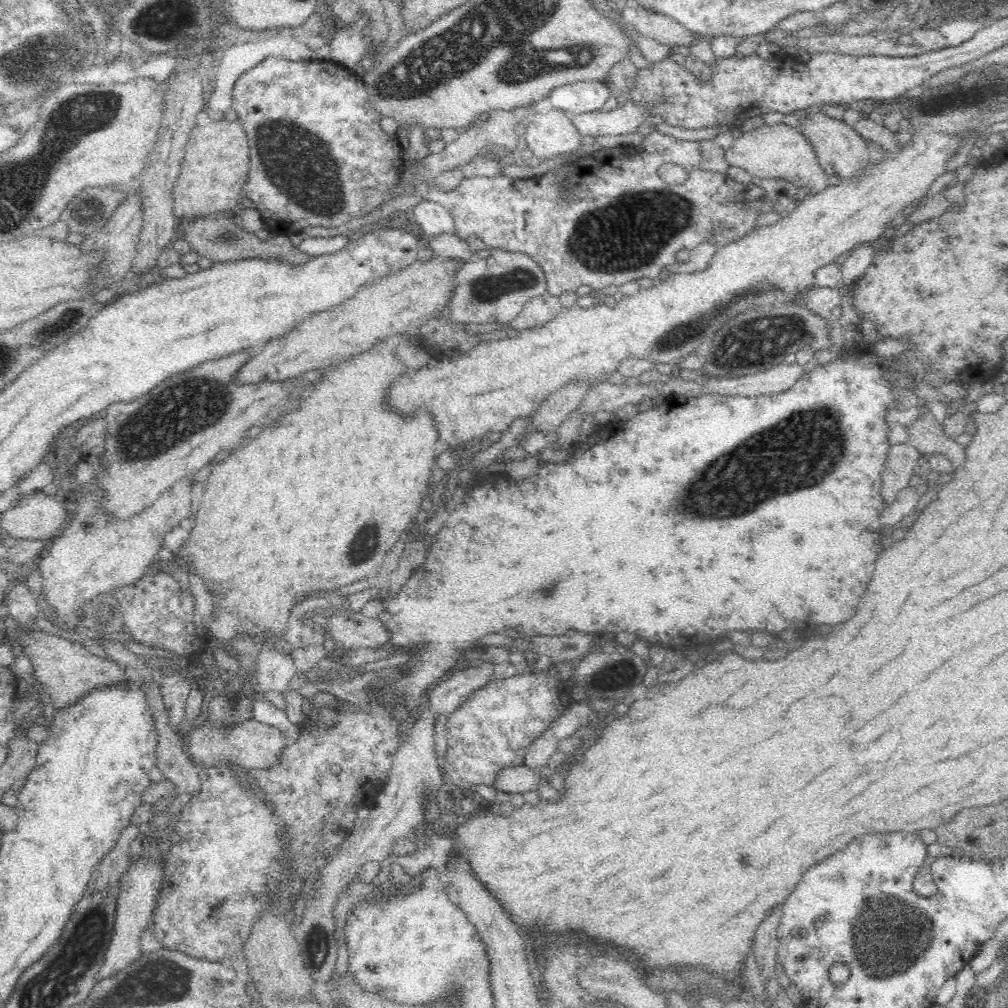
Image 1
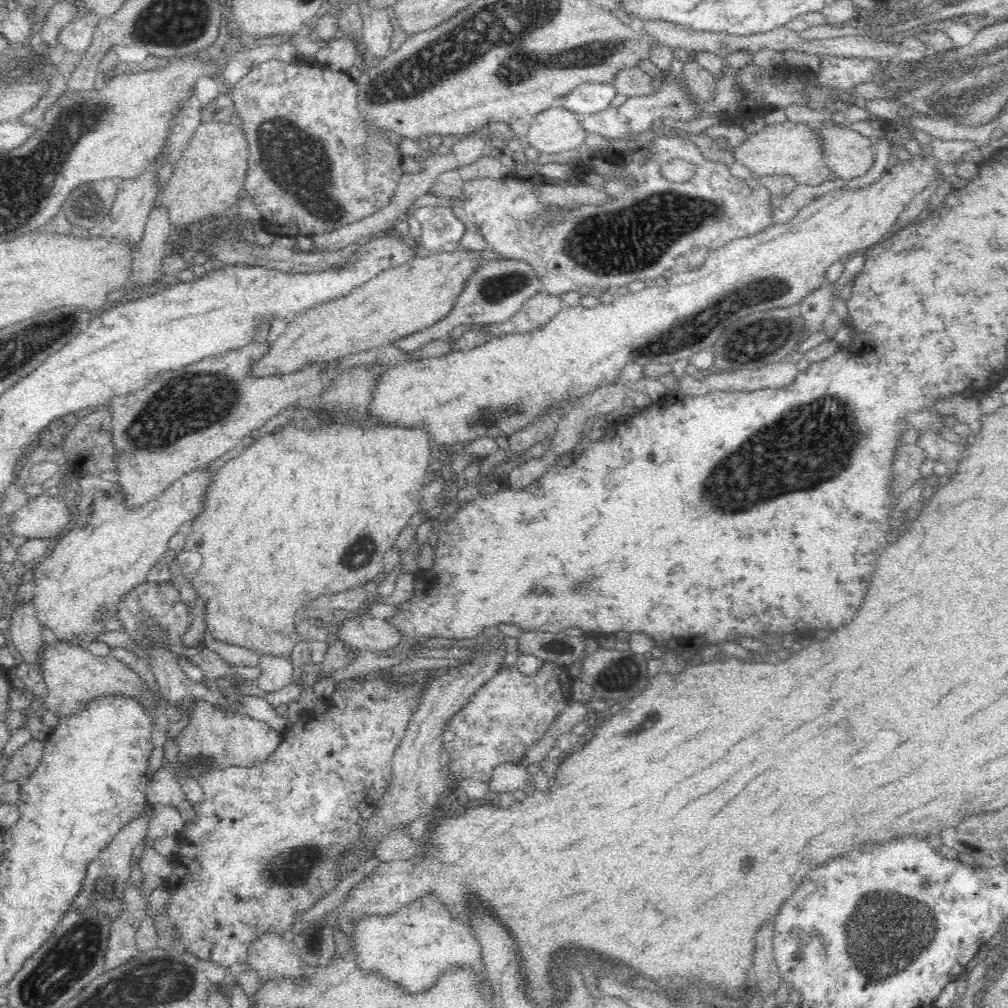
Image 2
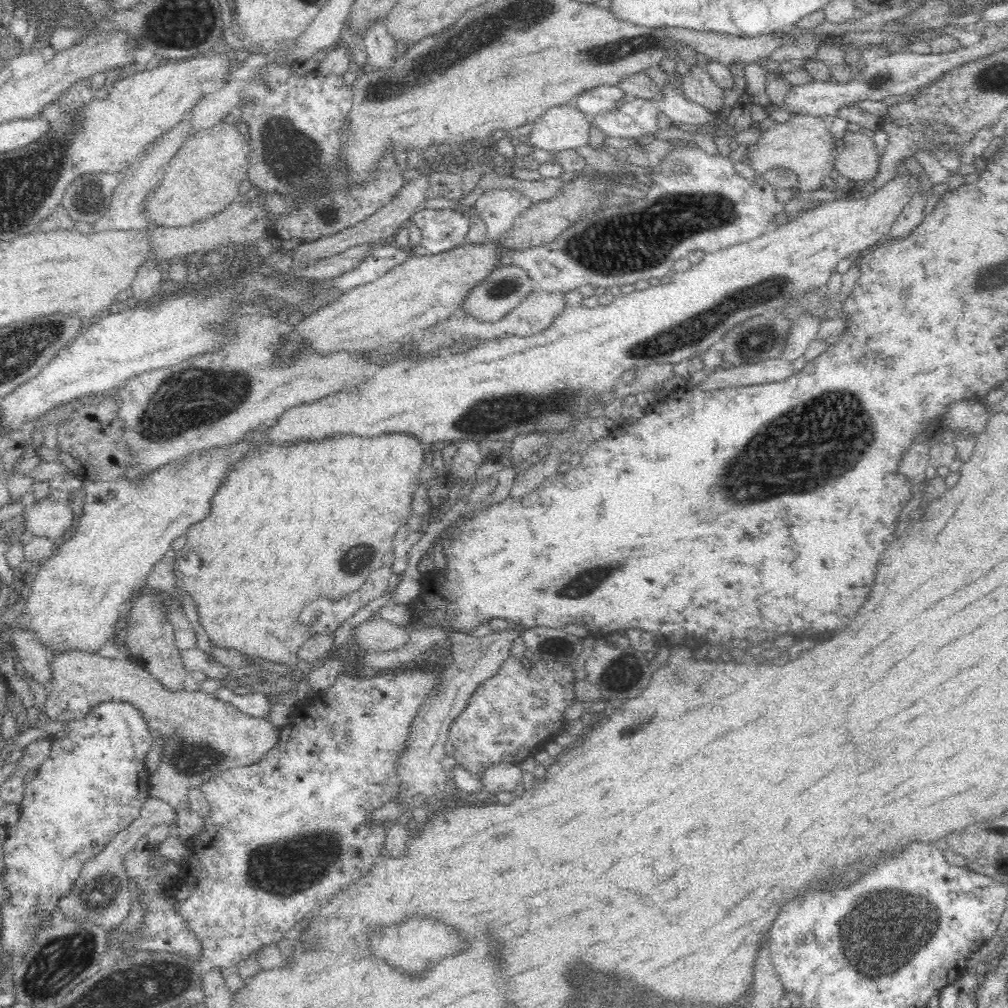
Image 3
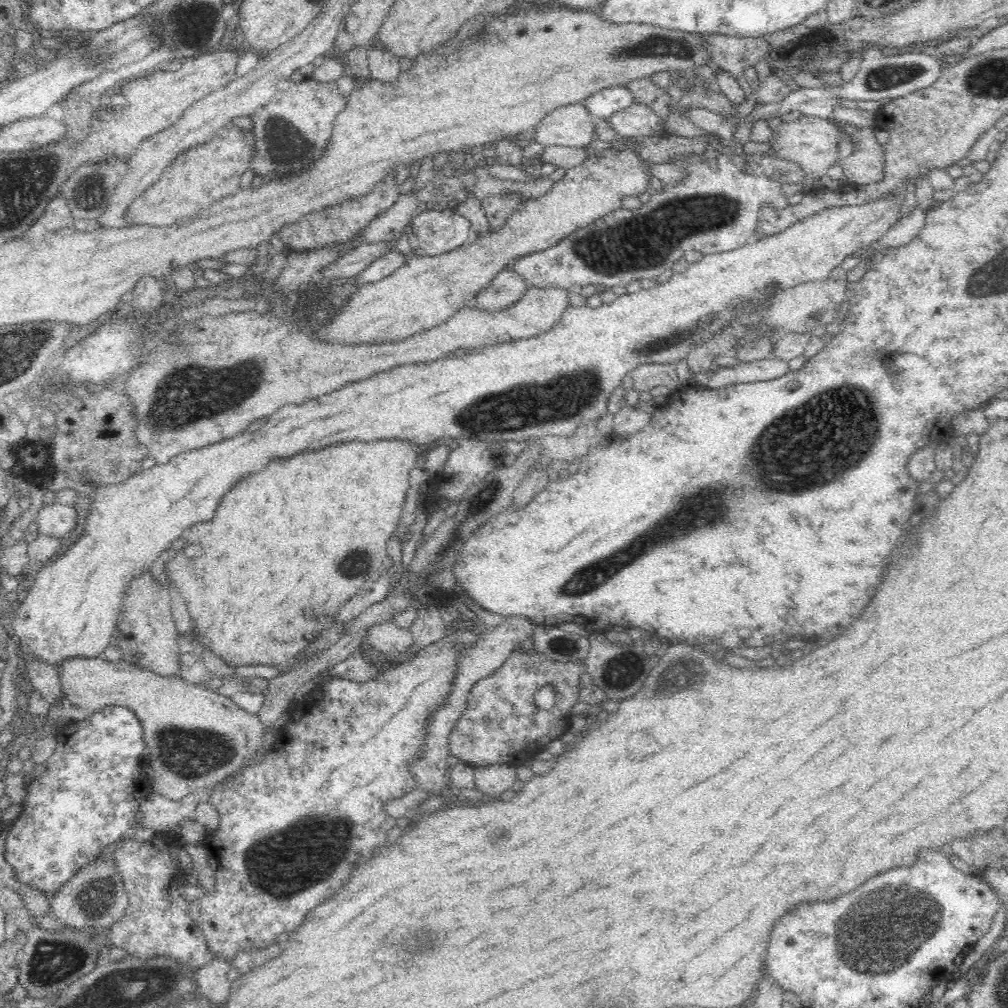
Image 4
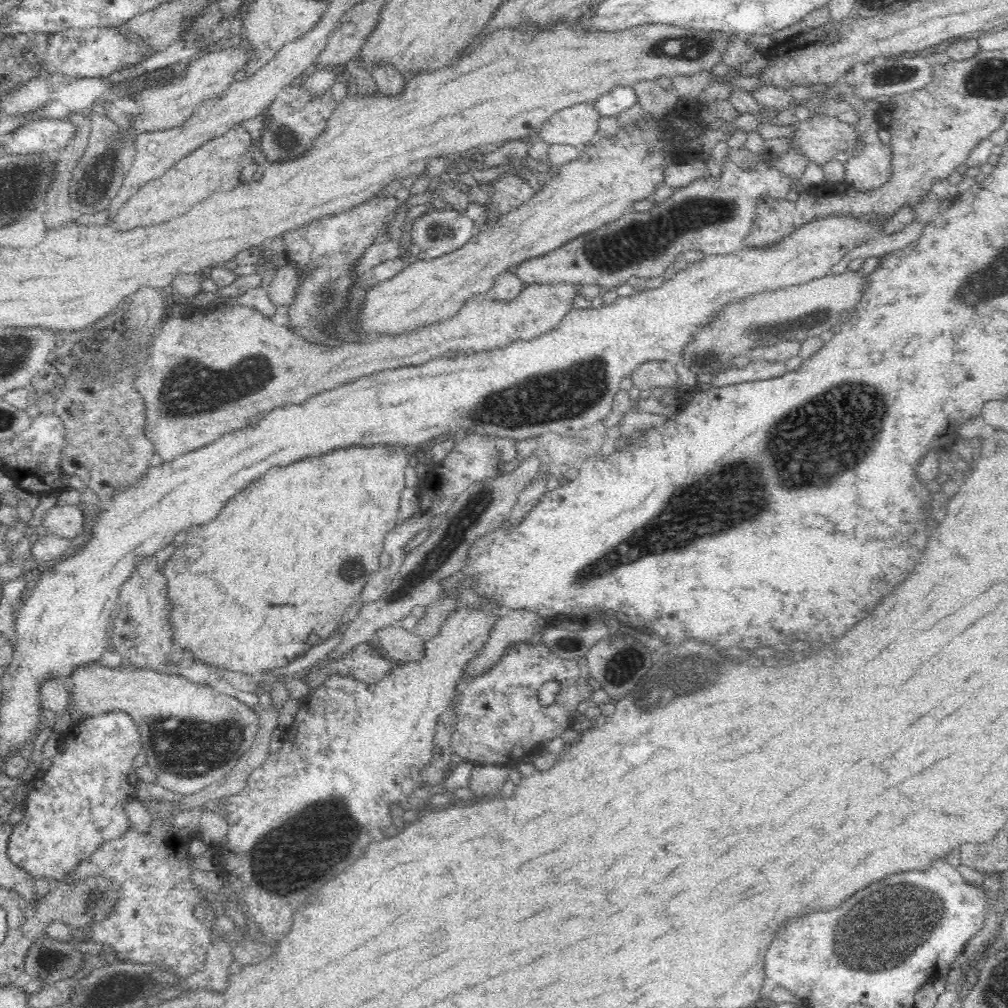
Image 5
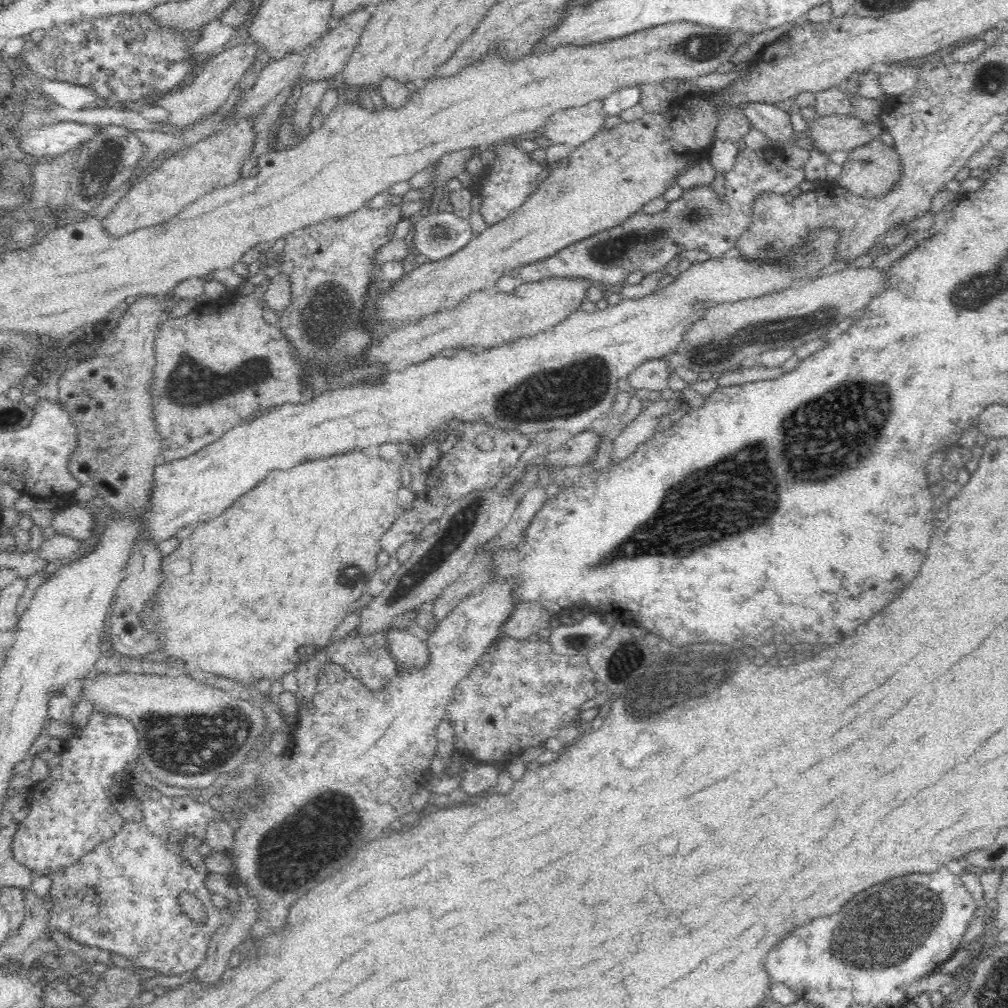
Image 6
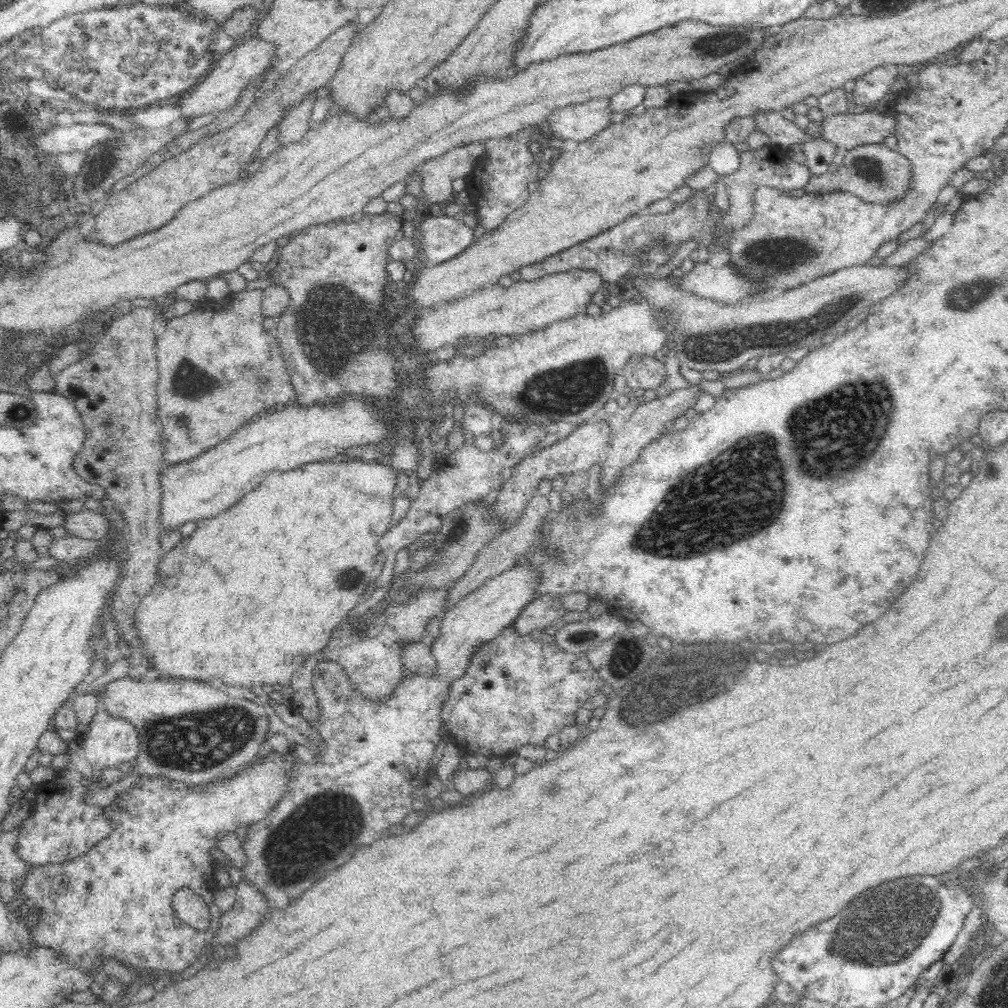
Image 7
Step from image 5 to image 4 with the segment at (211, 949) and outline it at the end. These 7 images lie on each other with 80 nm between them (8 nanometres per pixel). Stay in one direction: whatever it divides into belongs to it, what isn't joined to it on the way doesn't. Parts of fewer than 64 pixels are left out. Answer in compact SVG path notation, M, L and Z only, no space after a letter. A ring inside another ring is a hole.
M214 956L209 965L196 970L194 983L198 984L198 992L214 1006L222 1006L228 1000L230 982L227 974L231 967L225 958Z

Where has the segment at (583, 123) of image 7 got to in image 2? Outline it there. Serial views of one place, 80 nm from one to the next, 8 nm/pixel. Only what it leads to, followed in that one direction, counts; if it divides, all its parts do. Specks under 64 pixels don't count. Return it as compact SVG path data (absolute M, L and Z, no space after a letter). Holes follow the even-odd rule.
M552 106L531 119L524 145L536 148L543 155L584 148L587 132L579 120L580 116L571 110Z

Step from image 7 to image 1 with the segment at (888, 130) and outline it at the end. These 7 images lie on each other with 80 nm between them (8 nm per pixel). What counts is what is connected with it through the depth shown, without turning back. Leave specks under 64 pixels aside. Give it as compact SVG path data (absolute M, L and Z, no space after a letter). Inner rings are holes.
M763 124L748 132L742 132L738 138L734 139L734 144L723 152L723 158L726 159L729 166L739 166L749 172L753 176L757 176L762 180L768 178L779 178L780 180L789 180L797 188L802 188L806 193L816 194L824 191L828 186L828 176L824 174L821 164L818 162L816 153L809 140L801 133L796 132L792 126L786 124L778 124L778 126Z

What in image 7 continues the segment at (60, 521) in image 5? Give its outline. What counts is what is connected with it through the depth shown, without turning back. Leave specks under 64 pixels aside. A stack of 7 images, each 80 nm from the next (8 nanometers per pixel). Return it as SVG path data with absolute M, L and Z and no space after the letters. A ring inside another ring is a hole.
M83 508L78 512L63 514L63 527L71 537L88 540L101 540L106 538L112 530L111 520L102 512Z

